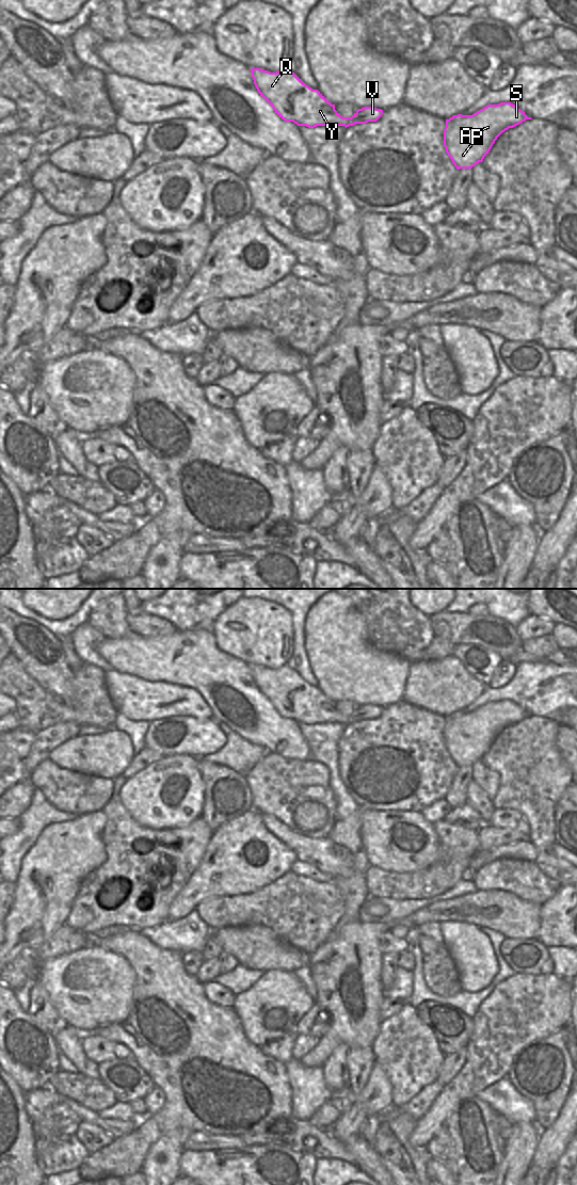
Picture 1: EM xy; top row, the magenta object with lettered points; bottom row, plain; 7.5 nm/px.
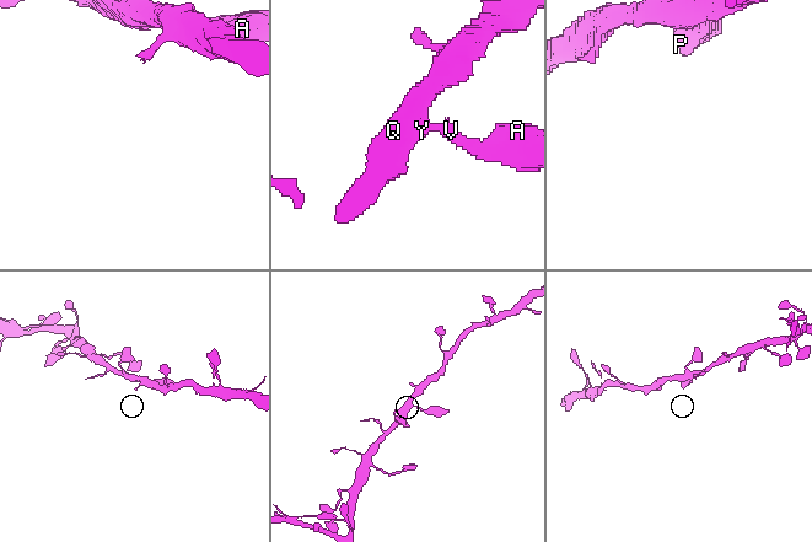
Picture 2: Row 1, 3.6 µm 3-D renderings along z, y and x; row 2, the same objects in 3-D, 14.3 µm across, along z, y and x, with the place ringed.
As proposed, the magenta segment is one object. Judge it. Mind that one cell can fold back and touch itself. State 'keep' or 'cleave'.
keep

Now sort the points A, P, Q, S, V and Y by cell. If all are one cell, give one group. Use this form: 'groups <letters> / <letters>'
groups A P Q S V Y

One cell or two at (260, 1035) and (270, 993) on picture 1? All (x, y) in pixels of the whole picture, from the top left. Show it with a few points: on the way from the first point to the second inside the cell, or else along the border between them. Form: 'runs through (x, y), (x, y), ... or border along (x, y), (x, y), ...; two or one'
runs through (260, 1024), (258, 1013), (260, 1004); one

